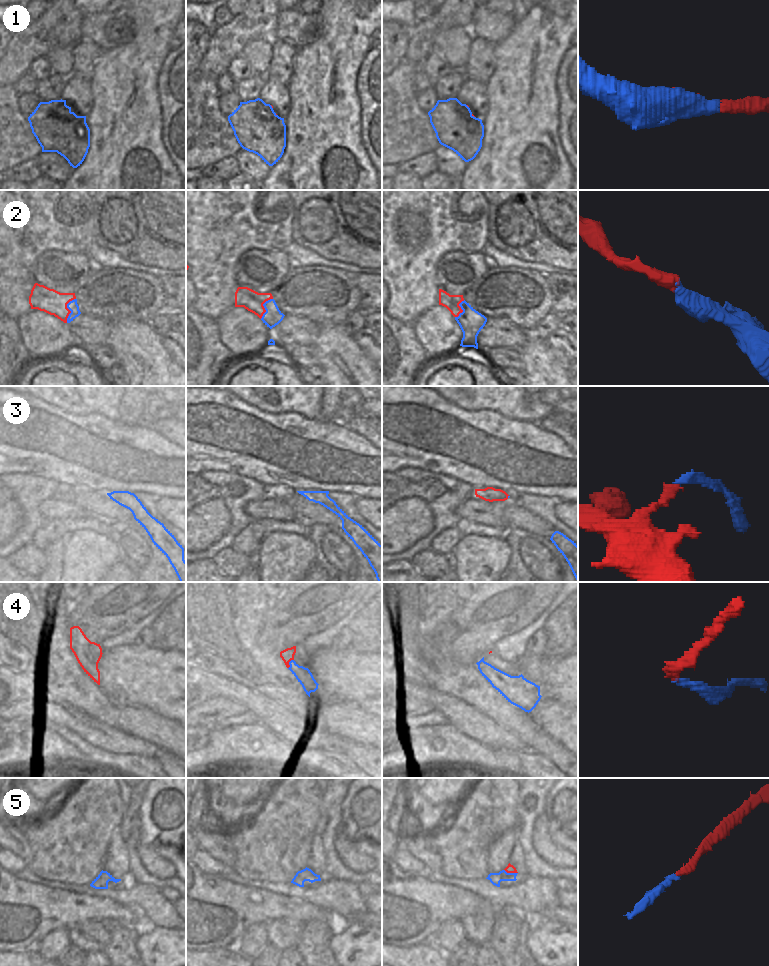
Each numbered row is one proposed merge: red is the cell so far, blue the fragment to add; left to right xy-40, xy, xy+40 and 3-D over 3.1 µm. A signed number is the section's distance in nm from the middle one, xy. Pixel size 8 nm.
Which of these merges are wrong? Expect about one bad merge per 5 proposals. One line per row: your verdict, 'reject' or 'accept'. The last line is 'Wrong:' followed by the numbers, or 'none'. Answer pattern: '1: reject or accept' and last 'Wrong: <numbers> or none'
1: accept
2: accept
3: reject
4: accept
5: accept
Wrong: 3

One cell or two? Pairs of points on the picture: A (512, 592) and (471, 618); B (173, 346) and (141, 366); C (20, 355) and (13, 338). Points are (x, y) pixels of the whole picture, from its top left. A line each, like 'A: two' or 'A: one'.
A: one
B: two
C: one

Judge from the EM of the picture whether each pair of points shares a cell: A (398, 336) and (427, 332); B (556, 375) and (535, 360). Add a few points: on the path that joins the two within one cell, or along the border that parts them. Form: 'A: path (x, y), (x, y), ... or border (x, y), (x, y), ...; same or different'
A: border (412, 325), (416, 339), (427, 354); different
B: path (551, 375), (540, 365); same

